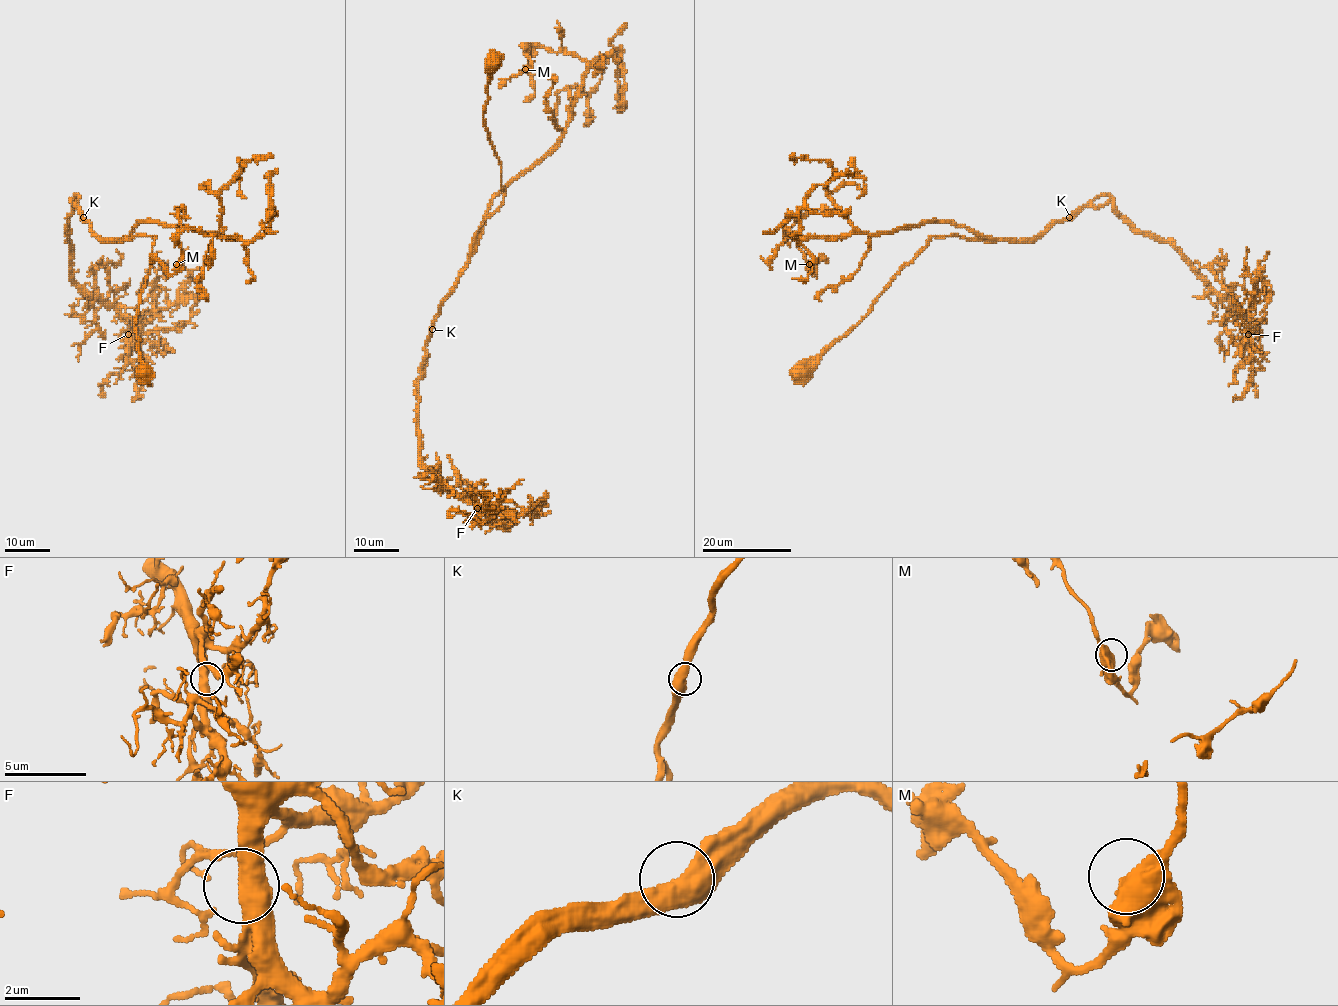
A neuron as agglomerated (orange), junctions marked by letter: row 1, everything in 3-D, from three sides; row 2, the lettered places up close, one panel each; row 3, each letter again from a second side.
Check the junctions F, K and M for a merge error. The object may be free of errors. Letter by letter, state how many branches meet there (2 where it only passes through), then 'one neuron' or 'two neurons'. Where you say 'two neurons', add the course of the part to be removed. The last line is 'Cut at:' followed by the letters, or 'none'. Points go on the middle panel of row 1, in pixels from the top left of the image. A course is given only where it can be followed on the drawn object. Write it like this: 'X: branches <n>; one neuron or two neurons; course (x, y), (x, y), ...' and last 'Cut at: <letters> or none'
F: branches 2; one neuron
K: branches 2; one neuron
M: branches 2; one neuron
Cut at: none

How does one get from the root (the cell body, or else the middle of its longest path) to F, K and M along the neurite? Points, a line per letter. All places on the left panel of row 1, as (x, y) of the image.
F: (144, 374), (135, 316), (155, 236), (101, 240), (73, 198), (70, 274), (126, 321), (128, 334)
K: (144, 374), (139, 370), (135, 316), (151, 265), (155, 236), (101, 240), (83, 216)
M: (144, 374), (135, 316), (155, 236), (126, 237), (141, 222), (239, 237), (183, 230), (176, 264)

